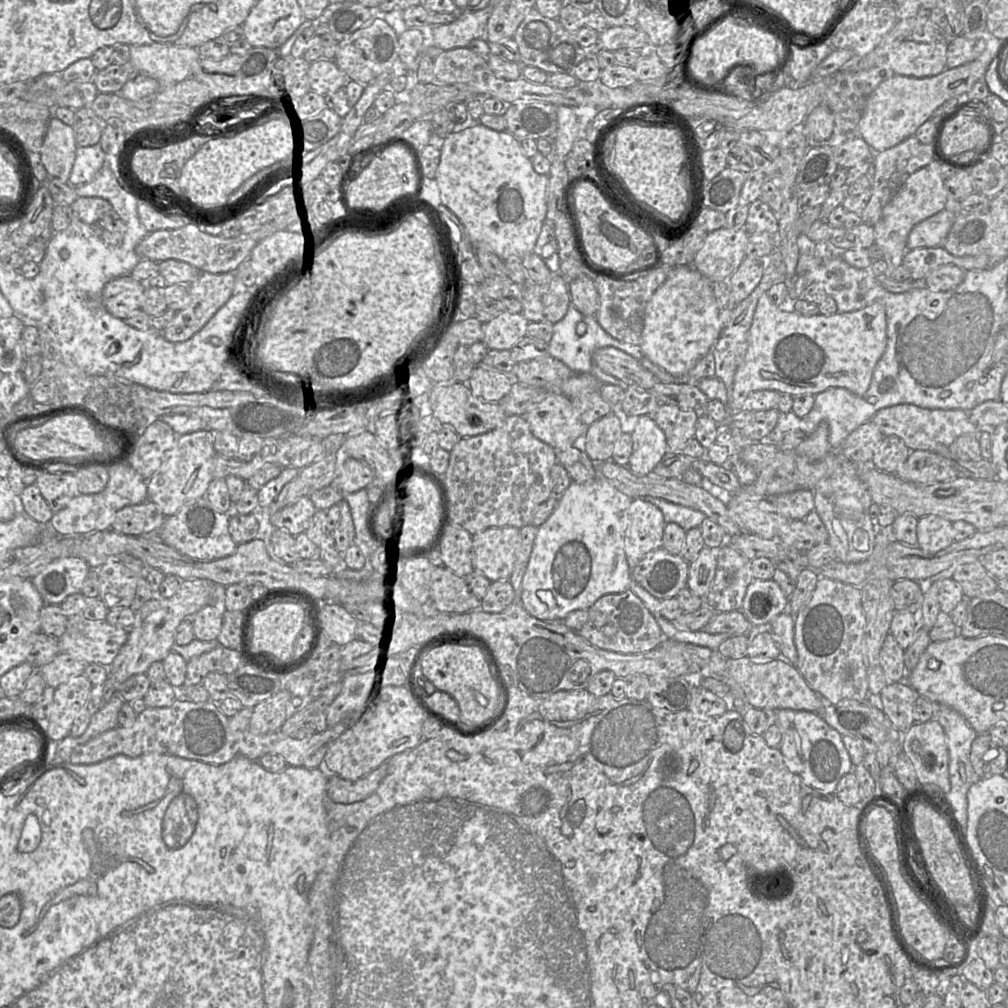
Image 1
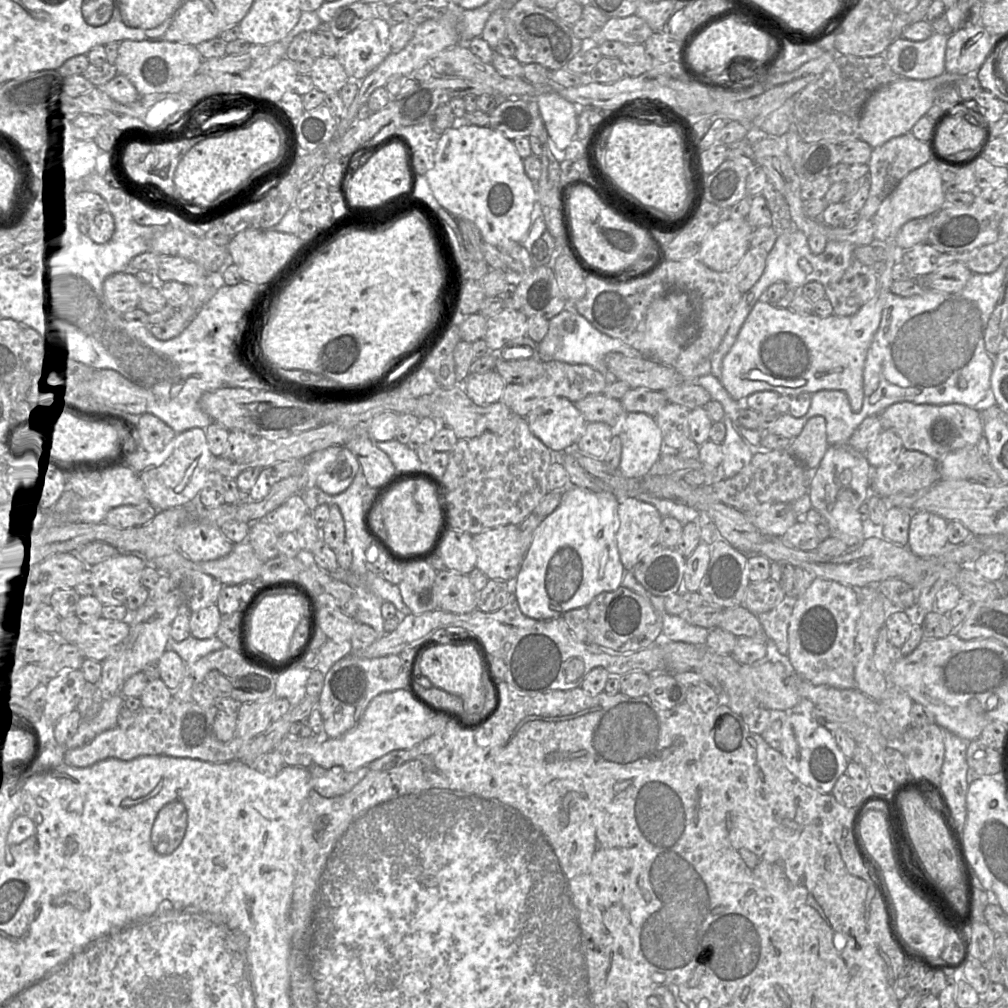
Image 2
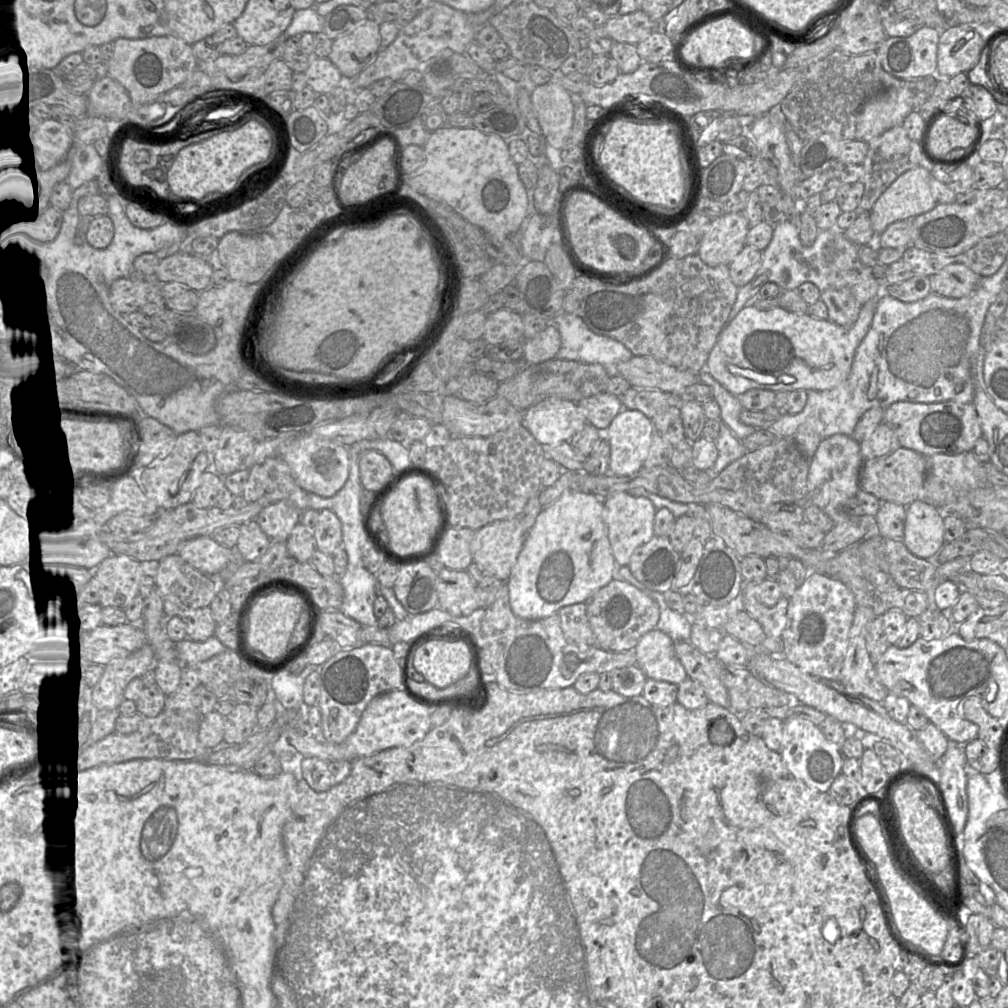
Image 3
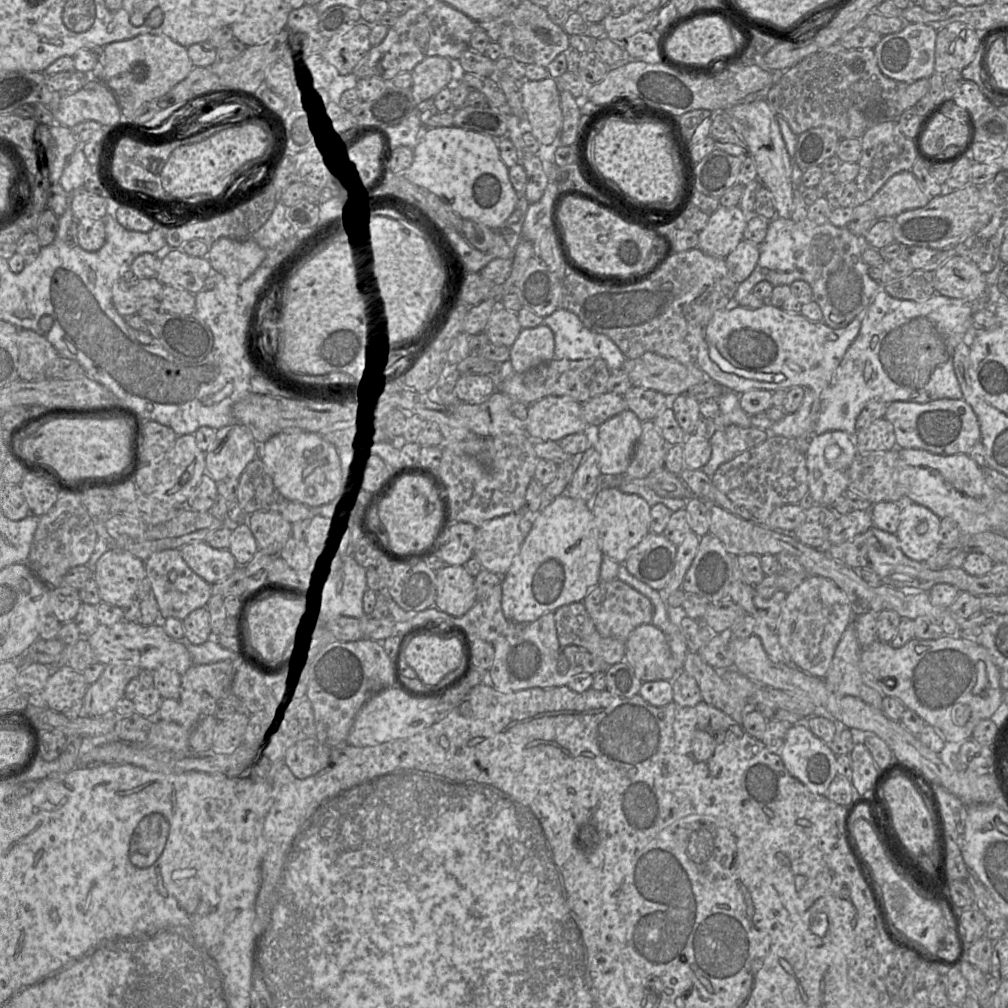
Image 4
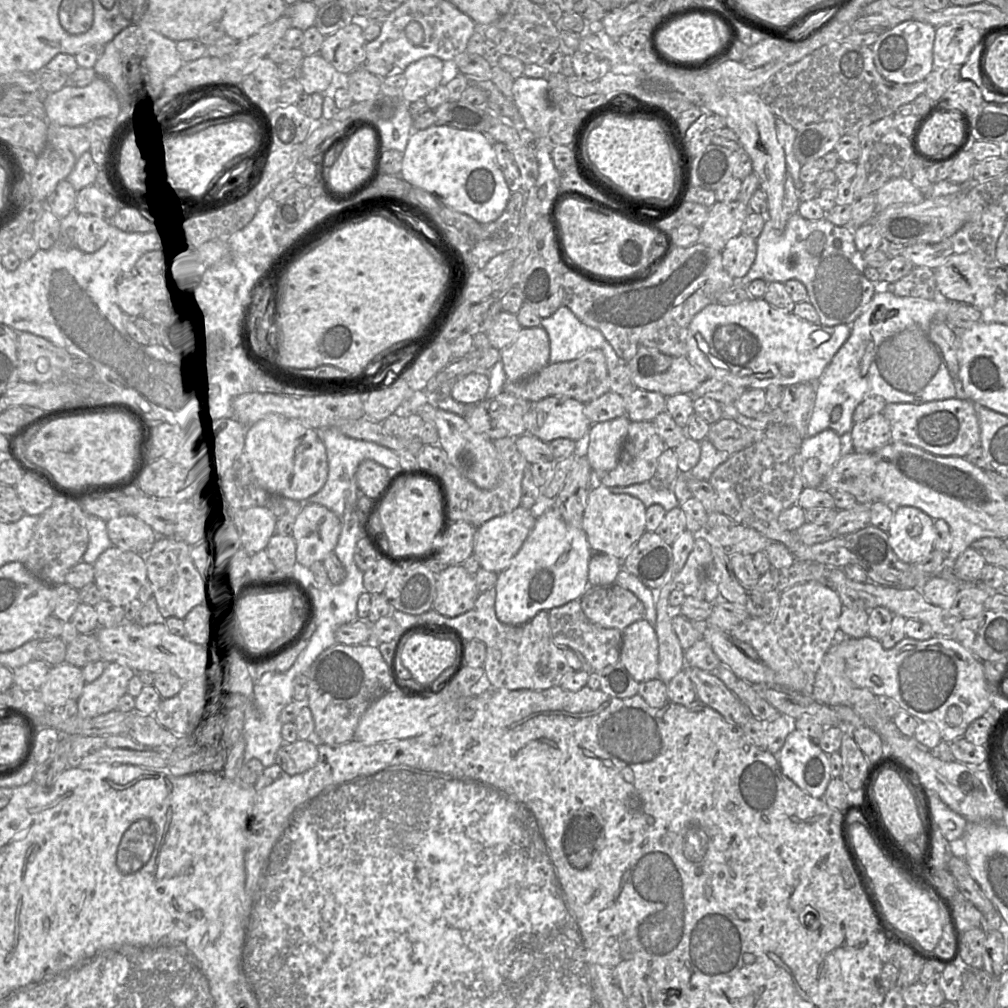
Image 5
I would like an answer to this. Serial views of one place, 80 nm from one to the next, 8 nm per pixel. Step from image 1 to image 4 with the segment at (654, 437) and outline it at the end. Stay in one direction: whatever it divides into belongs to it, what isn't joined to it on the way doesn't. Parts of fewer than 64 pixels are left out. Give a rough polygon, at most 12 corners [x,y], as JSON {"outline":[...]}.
{"outline":[[625,409],[589,434],[603,475],[623,475],[642,433]]}

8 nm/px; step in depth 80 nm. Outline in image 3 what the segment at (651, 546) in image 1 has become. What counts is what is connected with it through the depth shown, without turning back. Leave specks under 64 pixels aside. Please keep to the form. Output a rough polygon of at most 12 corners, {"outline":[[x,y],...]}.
{"outline":[[617,492],[603,519],[618,566],[654,534],[656,508]]}

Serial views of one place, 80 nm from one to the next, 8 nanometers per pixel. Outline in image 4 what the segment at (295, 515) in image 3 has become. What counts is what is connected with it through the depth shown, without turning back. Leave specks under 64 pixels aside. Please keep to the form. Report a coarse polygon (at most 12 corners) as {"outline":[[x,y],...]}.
{"outline":[[256,510],[247,524],[259,551],[279,555],[292,523],[272,510]]}

